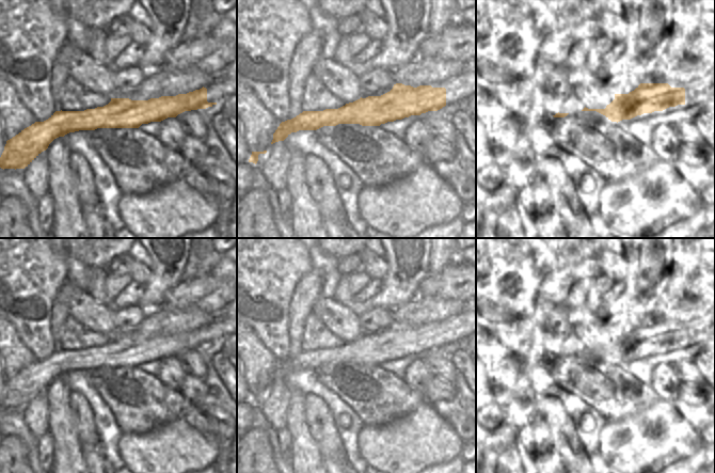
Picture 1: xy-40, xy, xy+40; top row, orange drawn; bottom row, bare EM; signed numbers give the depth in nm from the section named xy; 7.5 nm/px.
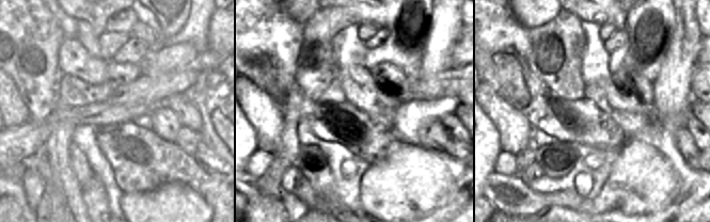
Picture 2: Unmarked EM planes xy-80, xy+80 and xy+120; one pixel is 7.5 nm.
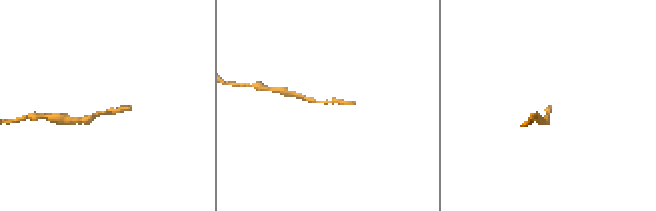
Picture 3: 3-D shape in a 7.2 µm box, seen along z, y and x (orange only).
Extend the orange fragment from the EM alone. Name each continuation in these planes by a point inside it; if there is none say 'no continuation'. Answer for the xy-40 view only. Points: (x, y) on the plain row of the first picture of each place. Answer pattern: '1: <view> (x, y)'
1: xy-40 (218, 329).

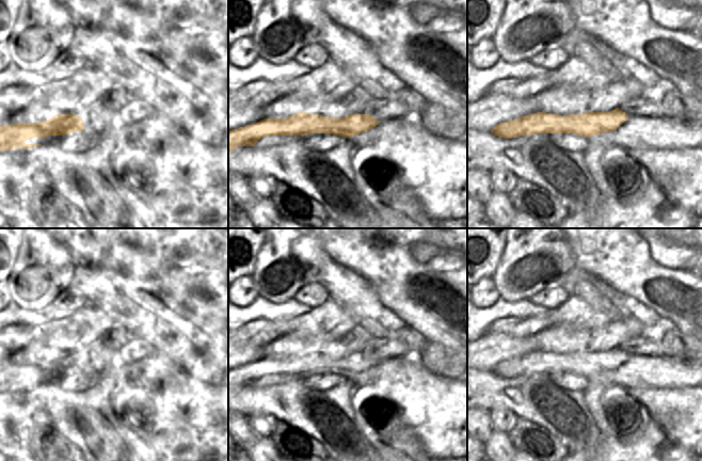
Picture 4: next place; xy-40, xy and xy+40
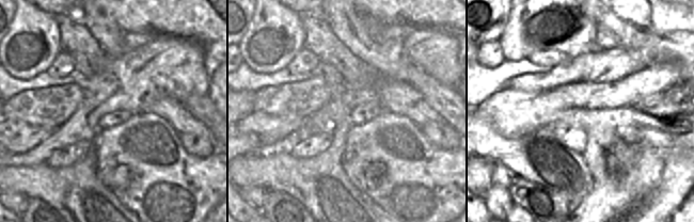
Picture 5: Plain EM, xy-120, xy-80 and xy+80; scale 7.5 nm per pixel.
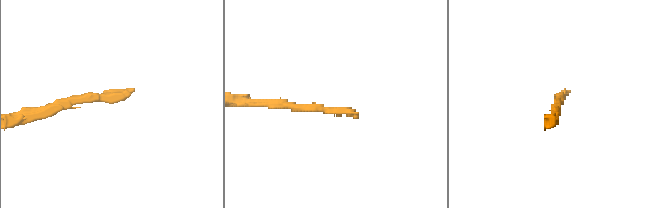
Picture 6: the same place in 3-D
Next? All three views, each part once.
1: xy+40 (689, 376).

